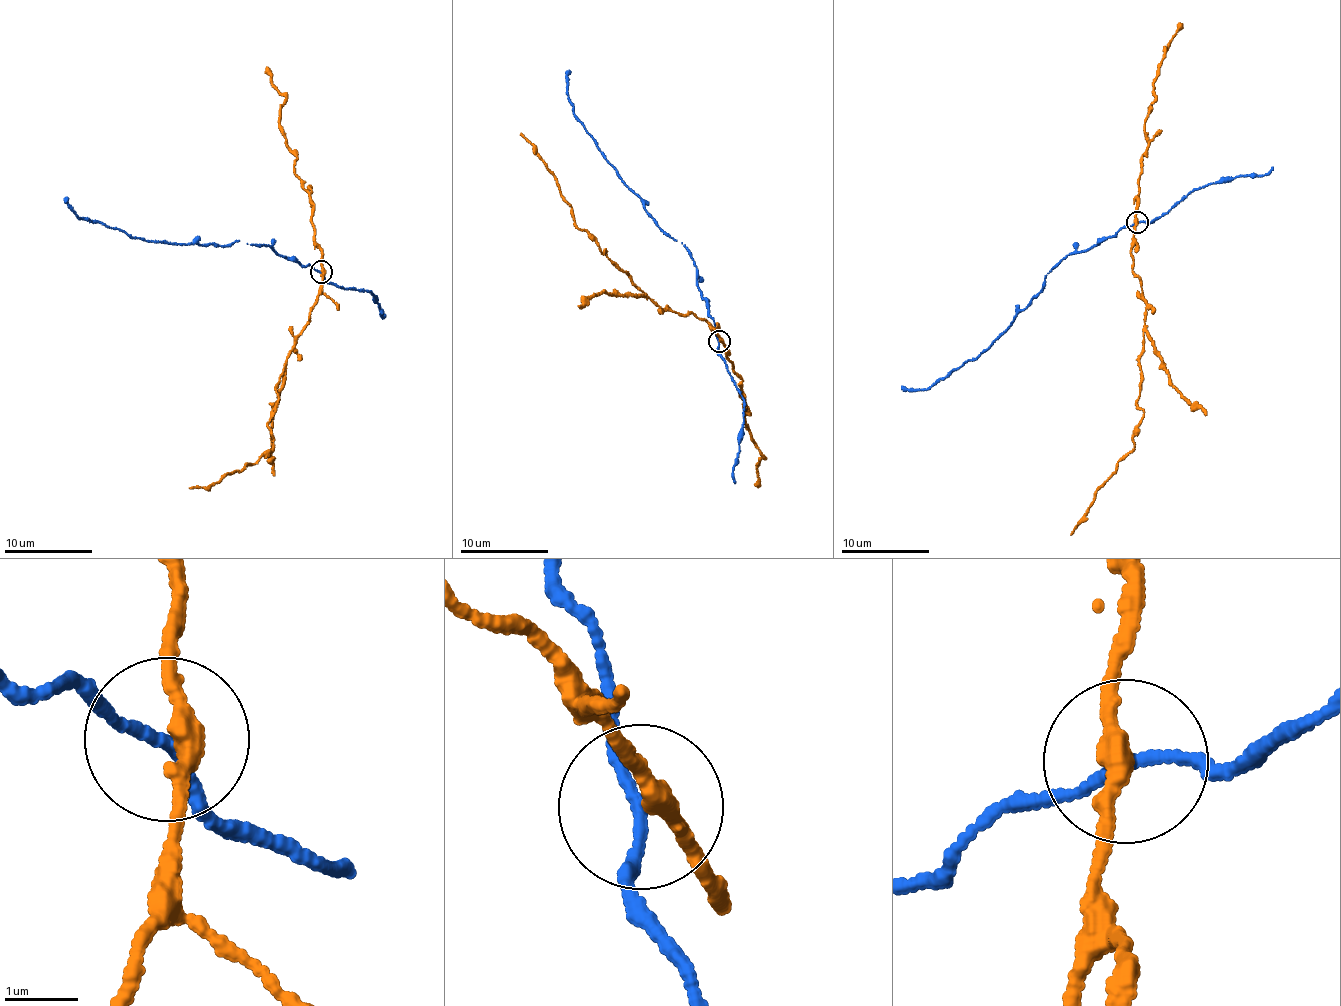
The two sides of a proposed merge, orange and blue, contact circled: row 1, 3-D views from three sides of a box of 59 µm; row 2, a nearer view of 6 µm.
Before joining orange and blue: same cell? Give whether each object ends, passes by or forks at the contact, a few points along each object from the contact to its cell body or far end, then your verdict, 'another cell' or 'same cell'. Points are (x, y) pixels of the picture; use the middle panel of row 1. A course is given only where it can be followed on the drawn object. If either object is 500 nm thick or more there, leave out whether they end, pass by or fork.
orange passes by | blue passes by | orange via (720, 341), (702, 317), (661, 307), (575, 224), (571, 206), (562, 199), (547, 164), (521, 132) | blue via (720, 341), (689, 250), (657, 224), (644, 200), (577, 120), (568, 73) | another cell

